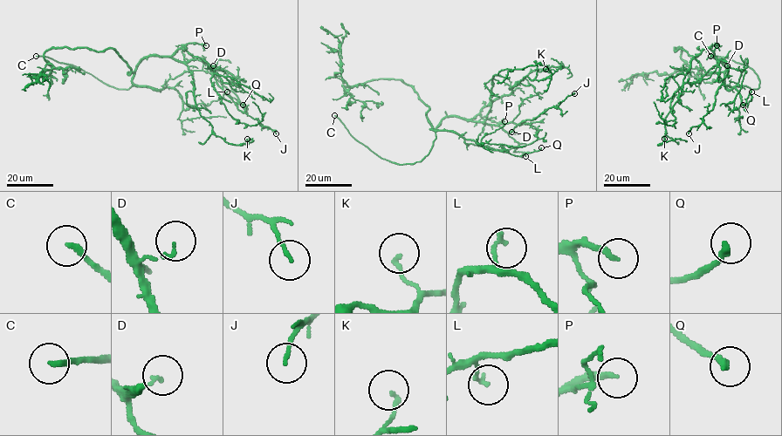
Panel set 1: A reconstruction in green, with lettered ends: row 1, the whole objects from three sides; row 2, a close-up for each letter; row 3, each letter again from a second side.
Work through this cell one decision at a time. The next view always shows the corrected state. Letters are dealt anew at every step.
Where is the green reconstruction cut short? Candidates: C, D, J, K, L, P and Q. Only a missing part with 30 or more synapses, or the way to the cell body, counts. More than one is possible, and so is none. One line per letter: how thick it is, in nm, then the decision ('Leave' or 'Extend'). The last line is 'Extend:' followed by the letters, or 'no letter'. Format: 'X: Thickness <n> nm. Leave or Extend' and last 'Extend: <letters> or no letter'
C: Thickness 200 nm. Extend
D: Thickness 120 nm. Leave
J: Thickness 120 nm. Leave
K: Thickness 130 nm. Leave
L: Thickness 160 nm. Leave
P: Thickness 200 nm. Extend
Q: Thickness 240 nm. Leave
Extend: C, P

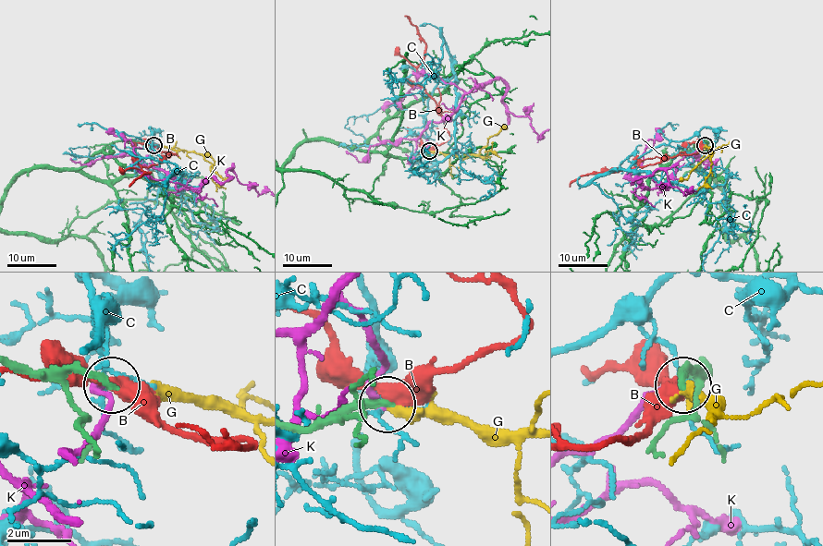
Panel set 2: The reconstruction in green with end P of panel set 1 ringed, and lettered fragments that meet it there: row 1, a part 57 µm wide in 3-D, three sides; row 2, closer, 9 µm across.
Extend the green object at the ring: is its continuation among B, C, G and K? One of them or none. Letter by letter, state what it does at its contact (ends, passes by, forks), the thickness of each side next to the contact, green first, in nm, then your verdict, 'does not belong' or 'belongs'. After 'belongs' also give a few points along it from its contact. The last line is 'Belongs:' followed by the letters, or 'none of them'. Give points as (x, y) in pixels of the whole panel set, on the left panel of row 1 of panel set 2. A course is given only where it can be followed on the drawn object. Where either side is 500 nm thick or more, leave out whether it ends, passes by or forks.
B: it passes by; calibres 240 and 440 nm; does not belong
C: it forks; calibres 280 and 110 nm; does not belong
G: it ends; calibres 240 and 320 nm; belongs
K: it ends; calibres 280 and 240 nm; does not belong
Belongs: G

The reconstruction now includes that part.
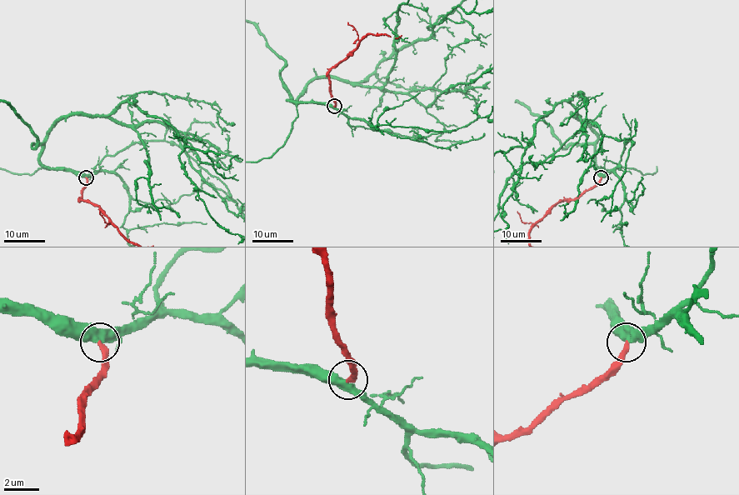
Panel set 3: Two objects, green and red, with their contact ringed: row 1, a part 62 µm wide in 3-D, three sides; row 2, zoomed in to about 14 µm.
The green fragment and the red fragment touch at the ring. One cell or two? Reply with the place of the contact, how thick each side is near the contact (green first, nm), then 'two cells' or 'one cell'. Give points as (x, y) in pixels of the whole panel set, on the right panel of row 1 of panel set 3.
place (601, 177); calibres 480 and 300 nm; one cell

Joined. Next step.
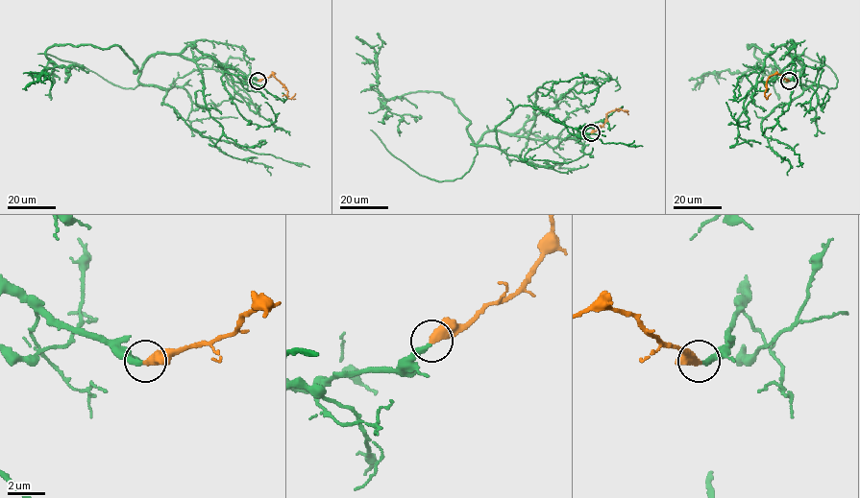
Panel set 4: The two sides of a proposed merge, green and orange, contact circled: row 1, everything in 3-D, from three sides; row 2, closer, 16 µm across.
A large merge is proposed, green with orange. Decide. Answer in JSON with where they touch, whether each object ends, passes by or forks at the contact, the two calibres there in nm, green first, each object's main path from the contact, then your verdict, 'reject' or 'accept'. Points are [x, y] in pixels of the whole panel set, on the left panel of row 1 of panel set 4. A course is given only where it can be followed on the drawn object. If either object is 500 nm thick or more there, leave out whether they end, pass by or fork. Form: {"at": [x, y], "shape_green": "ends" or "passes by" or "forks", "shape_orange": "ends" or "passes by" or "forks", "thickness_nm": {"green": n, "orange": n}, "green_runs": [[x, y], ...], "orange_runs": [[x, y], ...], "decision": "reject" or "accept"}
{"at": [258, 81], "shape_green": "ends", "shape_orange": "ends", "thickness_nm": {"green": 280, "orange": 480}, "green_runs": [[258, 81], [208, 58], [165, 53], [150, 57], [138, 79], [165, 90], [162, 104], [202, 135], [309, 167]], "orange_runs": [[258, 81], [272, 74], [286, 89], [287, 97], [291, 99], [295, 94]], "decision": "accept"}

